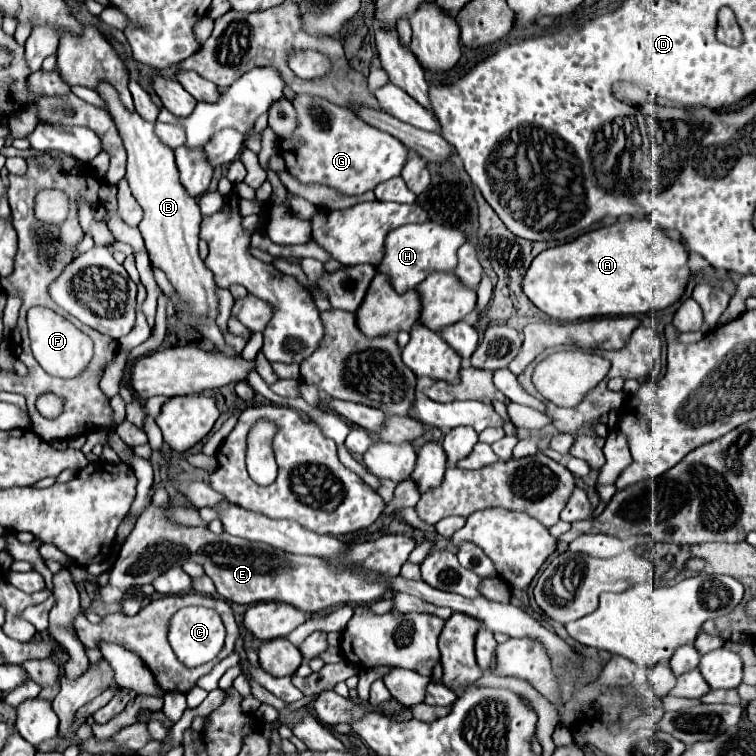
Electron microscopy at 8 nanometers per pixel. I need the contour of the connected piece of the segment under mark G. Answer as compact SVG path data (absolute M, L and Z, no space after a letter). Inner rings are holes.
M299 94L293 98L293 106L299 114L299 130L295 130L291 142L281 142L279 150L287 170L299 178L299 182L315 182L335 188L345 196L359 196L401 174L409 150L395 136L365 124L351 110L331 104L325 98Z

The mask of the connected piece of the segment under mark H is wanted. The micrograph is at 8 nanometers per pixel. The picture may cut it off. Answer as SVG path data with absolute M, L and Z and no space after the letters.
M423 222L423 224L411 224L401 226L399 230L393 230L387 236L387 254L383 256L383 262L377 266L379 272L387 272L391 278L391 284L399 294L415 288L421 284L431 272L437 270L453 270L457 262L457 250L465 242L465 234L461 230L455 230L451 226L443 226L437 222Z

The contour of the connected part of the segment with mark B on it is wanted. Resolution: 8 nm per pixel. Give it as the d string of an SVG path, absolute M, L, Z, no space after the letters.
M103 82L99 84L97 92L105 100L115 120L115 126L119 130L119 136L123 138L123 146L127 150L125 180L129 182L133 196L137 198L137 202L145 212L139 224L139 230L143 234L151 264L155 268L161 268L169 278L169 282L173 284L175 294L185 308L181 318L183 322L191 320L191 316L195 322L201 322L205 318L215 320L219 314L219 296L217 296L215 276L199 258L199 250L197 250L201 212L195 198L191 198L179 182L179 172L173 160L173 152L167 150L167 146L159 142L159 138L155 138L151 122L145 122L137 112L133 114L123 108L113 86L107 86Z

